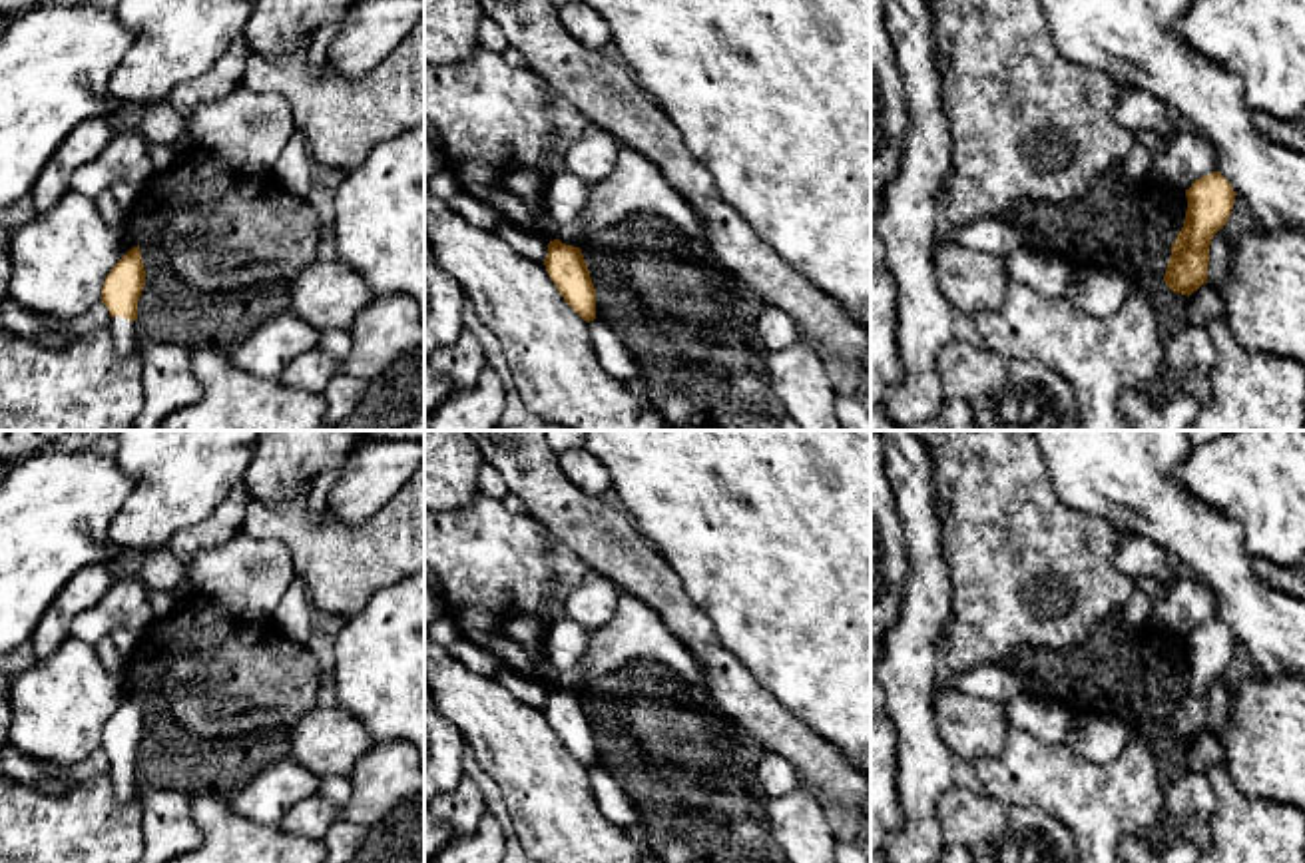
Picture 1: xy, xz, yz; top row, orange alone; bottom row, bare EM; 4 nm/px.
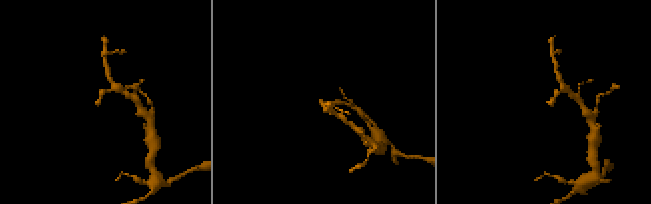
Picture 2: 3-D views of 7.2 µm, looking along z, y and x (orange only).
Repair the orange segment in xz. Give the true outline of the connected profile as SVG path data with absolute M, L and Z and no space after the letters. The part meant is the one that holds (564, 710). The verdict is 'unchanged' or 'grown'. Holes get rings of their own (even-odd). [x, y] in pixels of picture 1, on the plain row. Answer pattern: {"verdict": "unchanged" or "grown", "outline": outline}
{"verdict": "unchanged", "outline": "M554 686L548 690L544 712L556 735L574 755L574 759L578 759L588 769L594 767L596 735L582 696Z"}

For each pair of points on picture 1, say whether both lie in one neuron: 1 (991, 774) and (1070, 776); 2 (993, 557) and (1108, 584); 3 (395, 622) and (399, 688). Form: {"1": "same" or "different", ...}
{"1": "same", "2": "same", "3": "same"}

